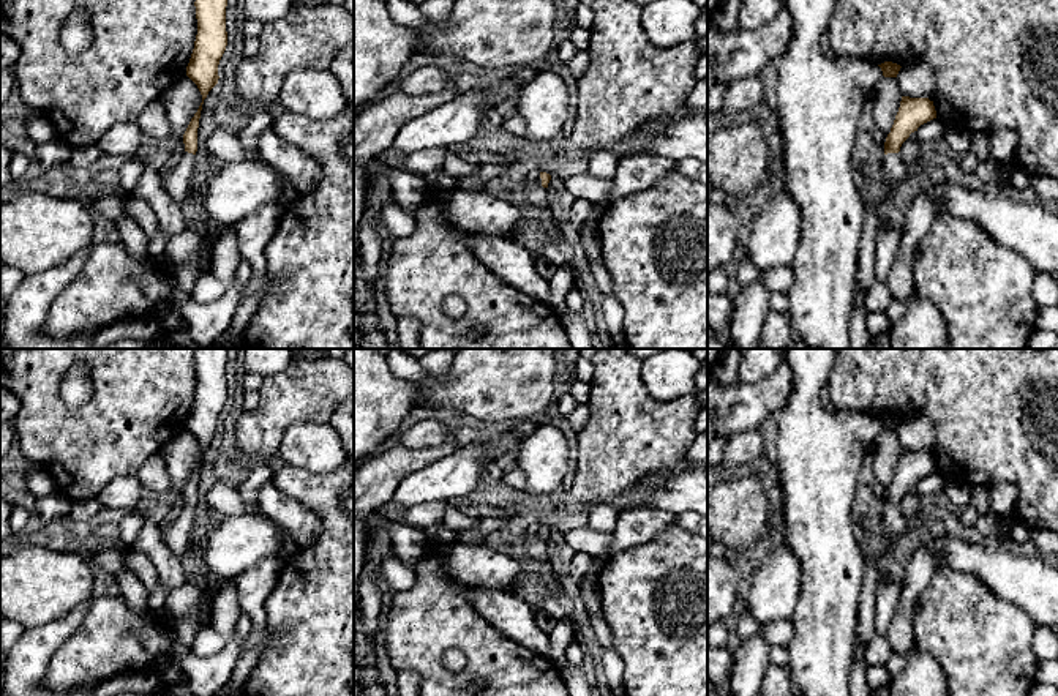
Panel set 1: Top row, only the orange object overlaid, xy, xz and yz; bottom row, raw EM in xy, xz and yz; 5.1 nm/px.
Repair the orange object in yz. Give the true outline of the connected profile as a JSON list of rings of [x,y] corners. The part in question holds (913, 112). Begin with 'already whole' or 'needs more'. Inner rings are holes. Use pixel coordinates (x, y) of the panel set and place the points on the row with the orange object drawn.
needs more | [[[902,96],[899,112],[895,115],[891,133],[884,142],[884,156],[876,170],[887,183],[900,183],[911,174],[911,166],[899,155],[902,144],[911,133],[930,120],[936,118],[933,101],[929,98]]]

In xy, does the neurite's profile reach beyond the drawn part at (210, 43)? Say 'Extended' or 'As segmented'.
Extended

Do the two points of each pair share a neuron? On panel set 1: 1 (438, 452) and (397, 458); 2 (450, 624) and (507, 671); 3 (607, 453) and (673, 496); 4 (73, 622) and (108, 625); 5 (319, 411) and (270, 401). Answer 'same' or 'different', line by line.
1: same
2: same
3: different
4: different
5: same

